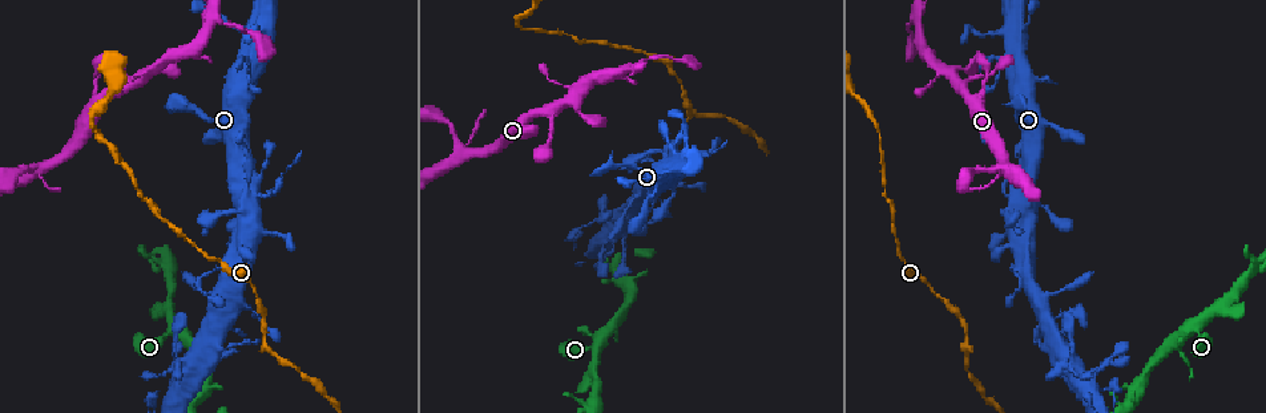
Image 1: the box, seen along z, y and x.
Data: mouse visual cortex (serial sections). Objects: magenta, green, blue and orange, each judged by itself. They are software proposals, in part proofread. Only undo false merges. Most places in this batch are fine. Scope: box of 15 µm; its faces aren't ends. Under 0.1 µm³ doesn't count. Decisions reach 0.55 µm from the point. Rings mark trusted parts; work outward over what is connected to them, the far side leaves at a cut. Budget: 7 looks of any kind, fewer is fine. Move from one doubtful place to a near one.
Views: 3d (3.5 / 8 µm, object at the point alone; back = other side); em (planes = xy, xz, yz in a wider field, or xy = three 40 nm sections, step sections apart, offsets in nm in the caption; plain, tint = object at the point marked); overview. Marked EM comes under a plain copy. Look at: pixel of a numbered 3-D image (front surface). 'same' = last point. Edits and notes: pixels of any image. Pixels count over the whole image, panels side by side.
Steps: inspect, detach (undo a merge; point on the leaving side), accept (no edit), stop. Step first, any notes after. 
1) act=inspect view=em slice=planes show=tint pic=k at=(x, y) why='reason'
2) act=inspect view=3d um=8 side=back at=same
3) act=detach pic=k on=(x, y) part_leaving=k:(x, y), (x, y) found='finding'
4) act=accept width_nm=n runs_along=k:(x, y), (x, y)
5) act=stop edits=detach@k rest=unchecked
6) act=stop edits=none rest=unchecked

act=inspect view=3d um=3.5 pic=1 at=(596, 343) why='two arms in line, one across'

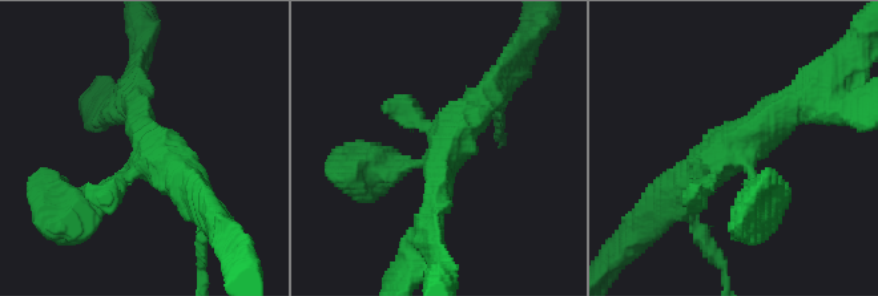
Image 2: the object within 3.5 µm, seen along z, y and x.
act=inspect view=em slice=xy step=1 show=tint pic=2 at=(445, 151) why='now the EM'

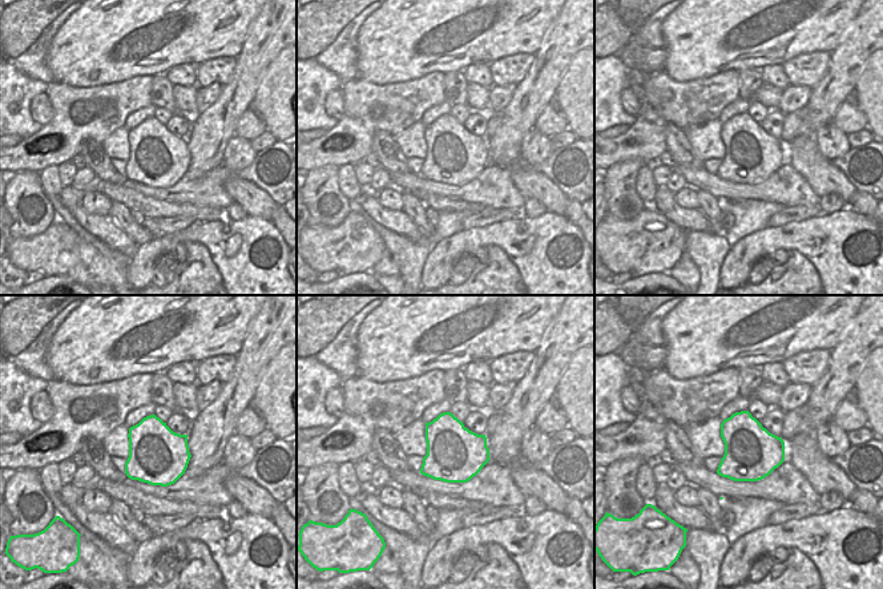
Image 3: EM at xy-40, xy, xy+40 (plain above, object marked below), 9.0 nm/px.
act=accept runs_along=2:(378, 167), (439, 154), (488, 93) found='all the same cell'

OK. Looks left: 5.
act=inspect view=3d um=3.5 side=back pic=1 at=(652, 207) why='calibre changes'

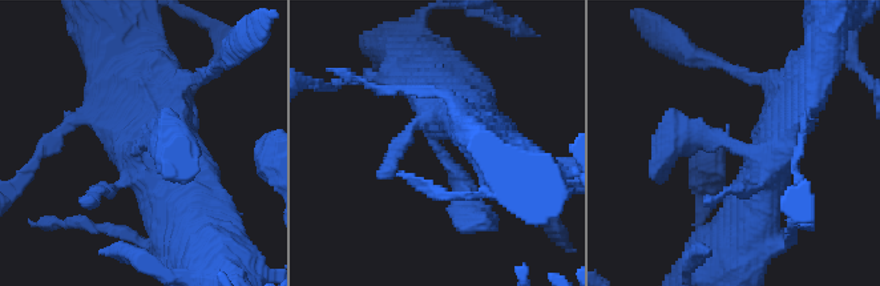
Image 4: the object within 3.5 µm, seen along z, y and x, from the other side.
act=inspect view=em slice=xy step=5 show=tint pic=4 at=(733, 150) arms=3 arm_widths_nm=300,500,500

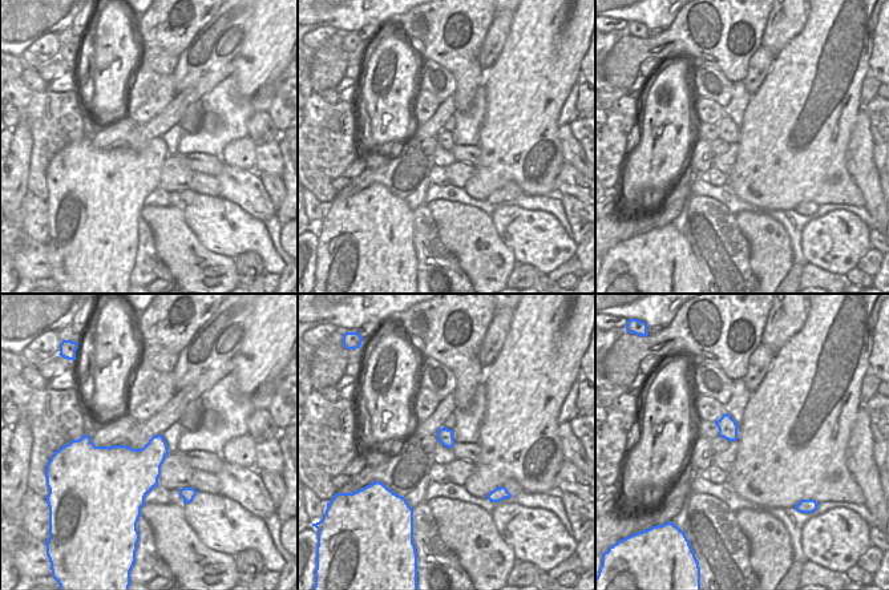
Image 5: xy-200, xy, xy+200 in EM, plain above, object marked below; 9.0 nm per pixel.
act=accept runs_along=4:(784, 128), (771, 157), (714, 136), (666, 153) found='one cell here'

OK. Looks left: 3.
act=inspect view=3d um=3.5 side=back pic=1 at=(174, 352) why='calibre changes'

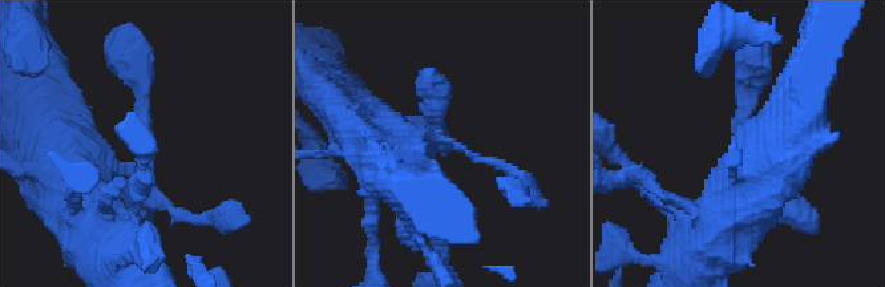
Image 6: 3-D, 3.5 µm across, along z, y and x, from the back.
act=accept runs_along=6:(91, 210), (144, 189), (132, 71) found='one cell here'

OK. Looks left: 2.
act=stop edits=none rest=unchecked

